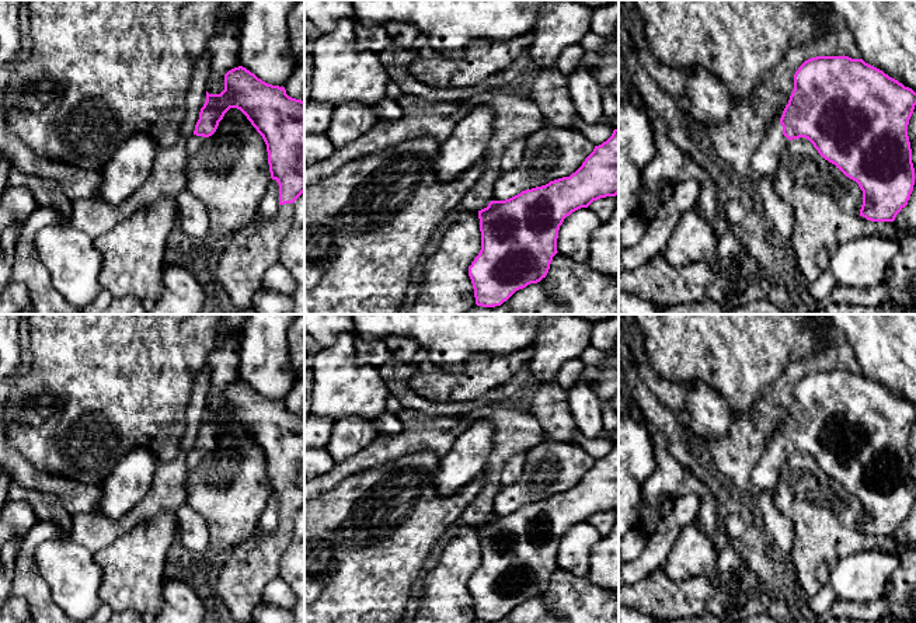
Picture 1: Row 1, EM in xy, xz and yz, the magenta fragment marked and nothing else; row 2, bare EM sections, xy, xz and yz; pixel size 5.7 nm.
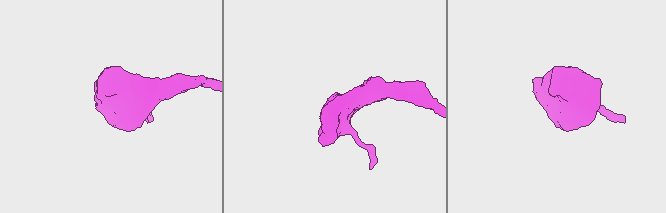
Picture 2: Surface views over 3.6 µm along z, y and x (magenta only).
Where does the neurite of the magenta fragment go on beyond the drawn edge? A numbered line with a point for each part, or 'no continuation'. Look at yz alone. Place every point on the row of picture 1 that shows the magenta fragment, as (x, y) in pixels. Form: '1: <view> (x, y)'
1: yz (763, 162)

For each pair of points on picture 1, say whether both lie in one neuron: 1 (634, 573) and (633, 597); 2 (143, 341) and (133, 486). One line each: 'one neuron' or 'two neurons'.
1: two neurons
2: two neurons

